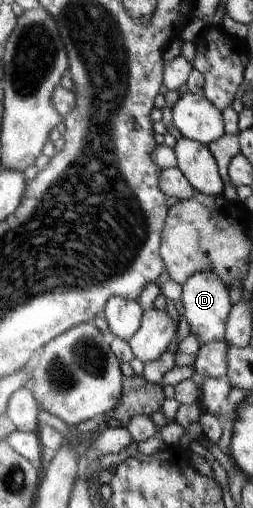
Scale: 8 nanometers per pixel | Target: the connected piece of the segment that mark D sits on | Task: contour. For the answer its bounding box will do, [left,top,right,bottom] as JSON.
[180,271,232,346]

